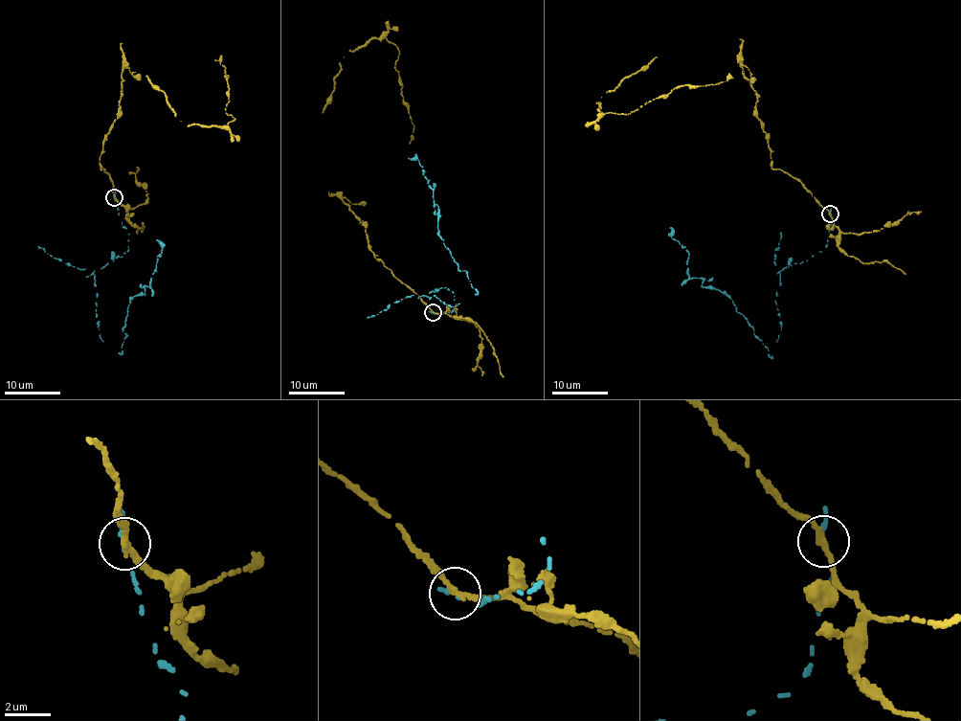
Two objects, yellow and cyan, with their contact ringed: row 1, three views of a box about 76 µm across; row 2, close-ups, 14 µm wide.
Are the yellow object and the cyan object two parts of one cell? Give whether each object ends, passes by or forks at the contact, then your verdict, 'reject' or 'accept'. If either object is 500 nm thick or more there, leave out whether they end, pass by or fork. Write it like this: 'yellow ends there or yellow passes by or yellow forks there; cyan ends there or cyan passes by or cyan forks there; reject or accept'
yellow passes by; cyan passes by; reject

